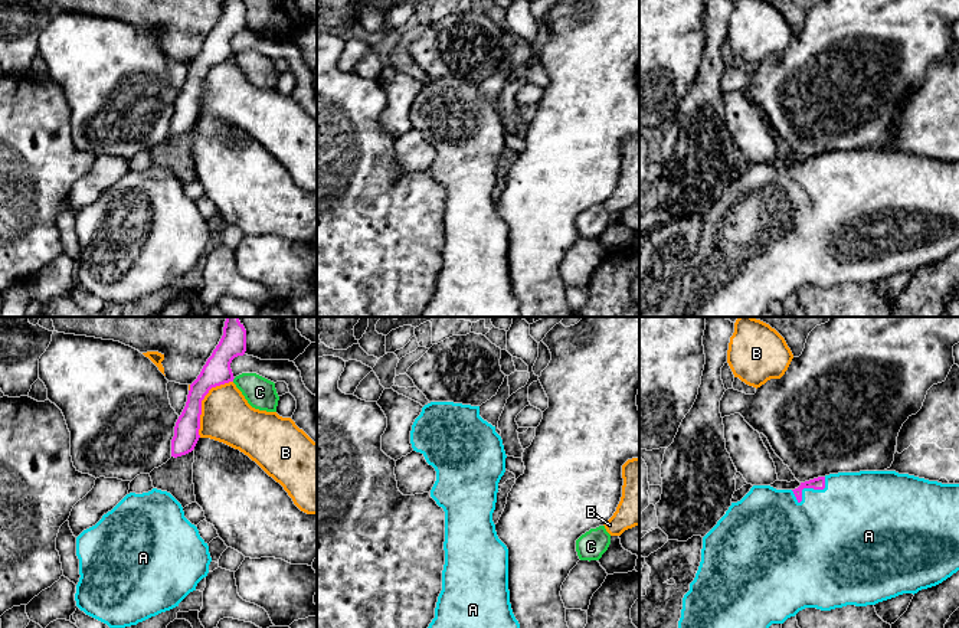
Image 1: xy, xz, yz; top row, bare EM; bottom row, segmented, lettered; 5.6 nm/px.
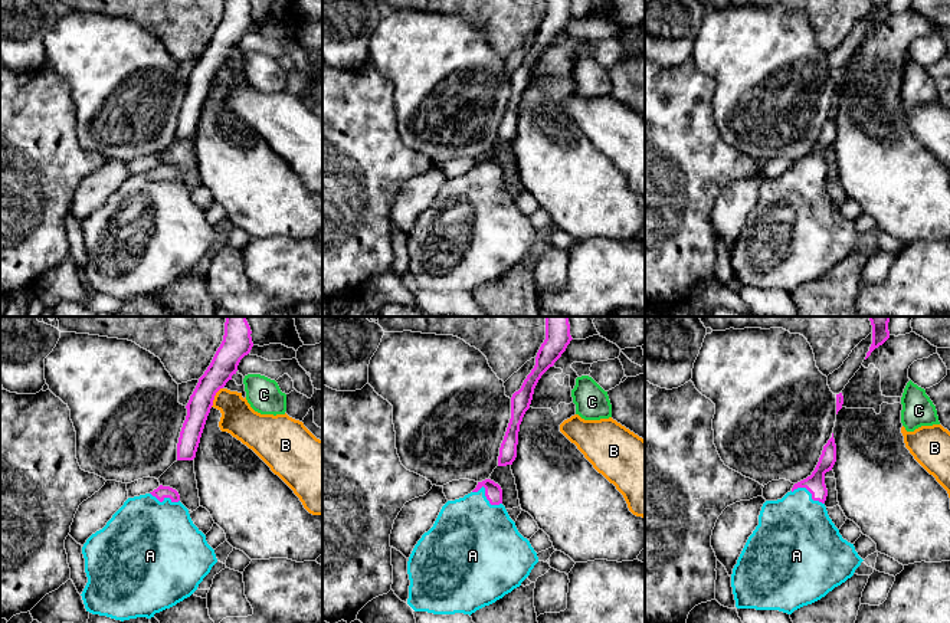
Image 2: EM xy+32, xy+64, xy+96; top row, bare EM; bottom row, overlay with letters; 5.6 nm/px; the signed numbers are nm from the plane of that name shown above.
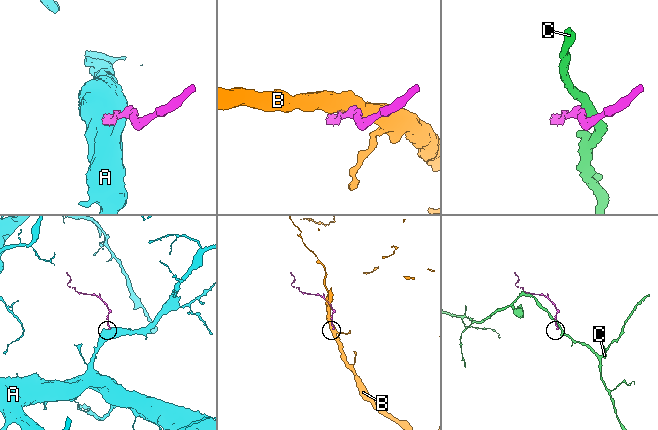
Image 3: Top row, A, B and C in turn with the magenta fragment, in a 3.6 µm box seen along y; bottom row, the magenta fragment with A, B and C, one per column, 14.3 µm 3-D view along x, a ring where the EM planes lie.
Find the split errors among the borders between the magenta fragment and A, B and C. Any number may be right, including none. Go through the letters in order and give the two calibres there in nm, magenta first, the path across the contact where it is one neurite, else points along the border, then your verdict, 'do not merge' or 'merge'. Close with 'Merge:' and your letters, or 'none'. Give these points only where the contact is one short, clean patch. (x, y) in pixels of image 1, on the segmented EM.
A: 70/440 nm | across yz (818, 483), (811, 487), (830, 527) | merge
B: 150/280 nm | along xy (232, 380), (213, 386), (202, 401), (199, 437) | do not merge
C: 150/170 nm | along xy (235, 378), (232, 380) | do not merge
Merge: A

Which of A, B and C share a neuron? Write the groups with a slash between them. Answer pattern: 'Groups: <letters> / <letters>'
Groups: A / B / C

